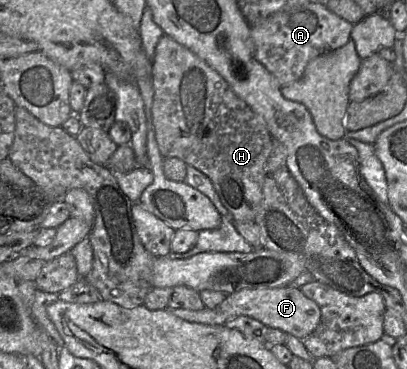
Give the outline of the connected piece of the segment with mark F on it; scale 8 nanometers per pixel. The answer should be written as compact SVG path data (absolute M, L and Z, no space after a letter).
M287 286L272 289L242 289L227 295L217 307L202 310L175 309L173 314L185 321L205 325L224 325L229 319L238 316L252 317L269 328L279 329L300 340L309 336L321 319L320 307L306 297L300 288Z

